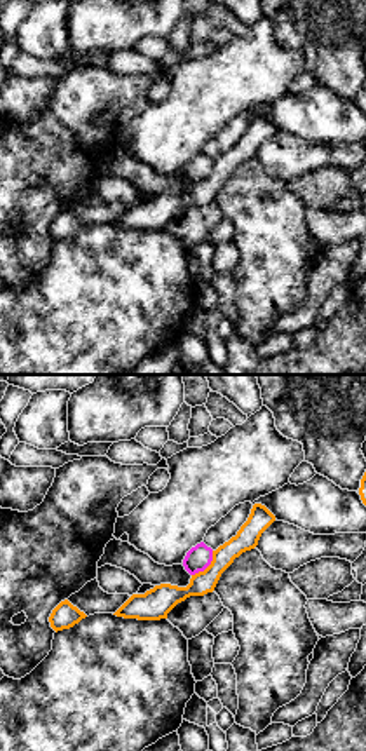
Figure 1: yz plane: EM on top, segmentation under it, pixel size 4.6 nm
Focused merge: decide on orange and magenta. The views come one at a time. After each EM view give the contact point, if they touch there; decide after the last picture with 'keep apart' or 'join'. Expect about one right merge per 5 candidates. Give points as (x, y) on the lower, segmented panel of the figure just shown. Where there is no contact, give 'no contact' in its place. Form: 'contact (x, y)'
contact (208, 567)

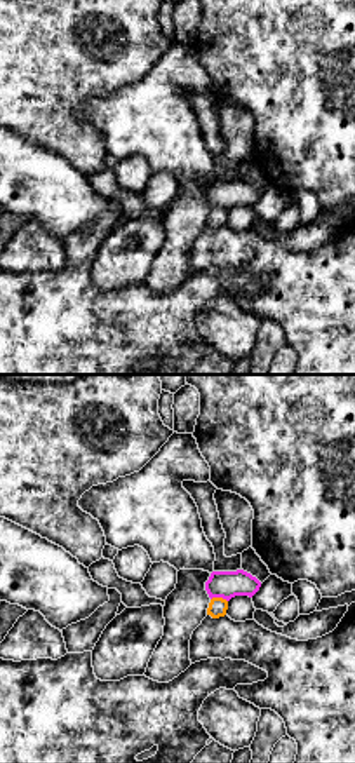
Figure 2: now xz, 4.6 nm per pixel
contact (220, 598)

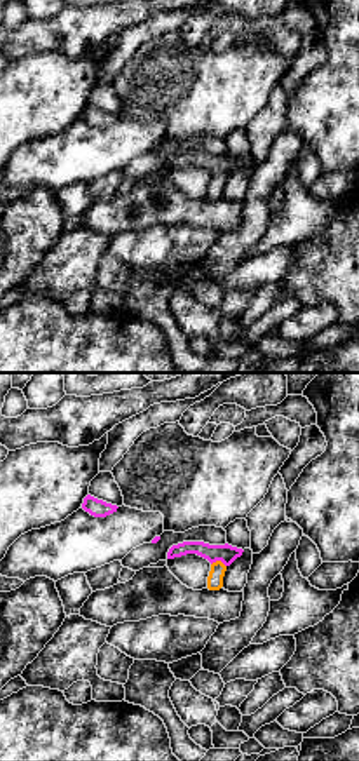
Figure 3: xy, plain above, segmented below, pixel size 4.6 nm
contact (218, 561)

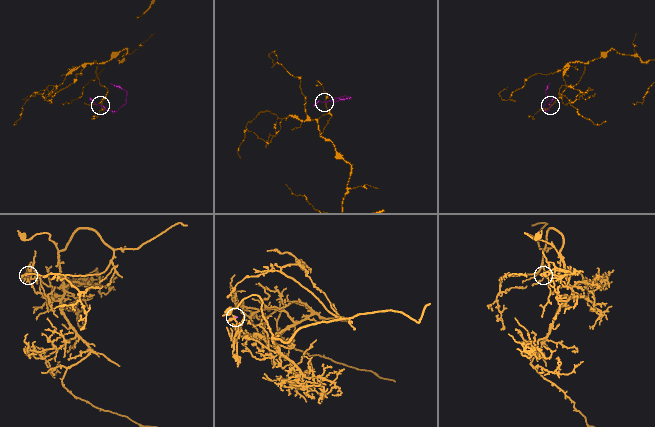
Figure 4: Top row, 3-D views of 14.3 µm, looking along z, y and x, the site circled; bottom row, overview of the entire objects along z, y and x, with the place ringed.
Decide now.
keep apart

